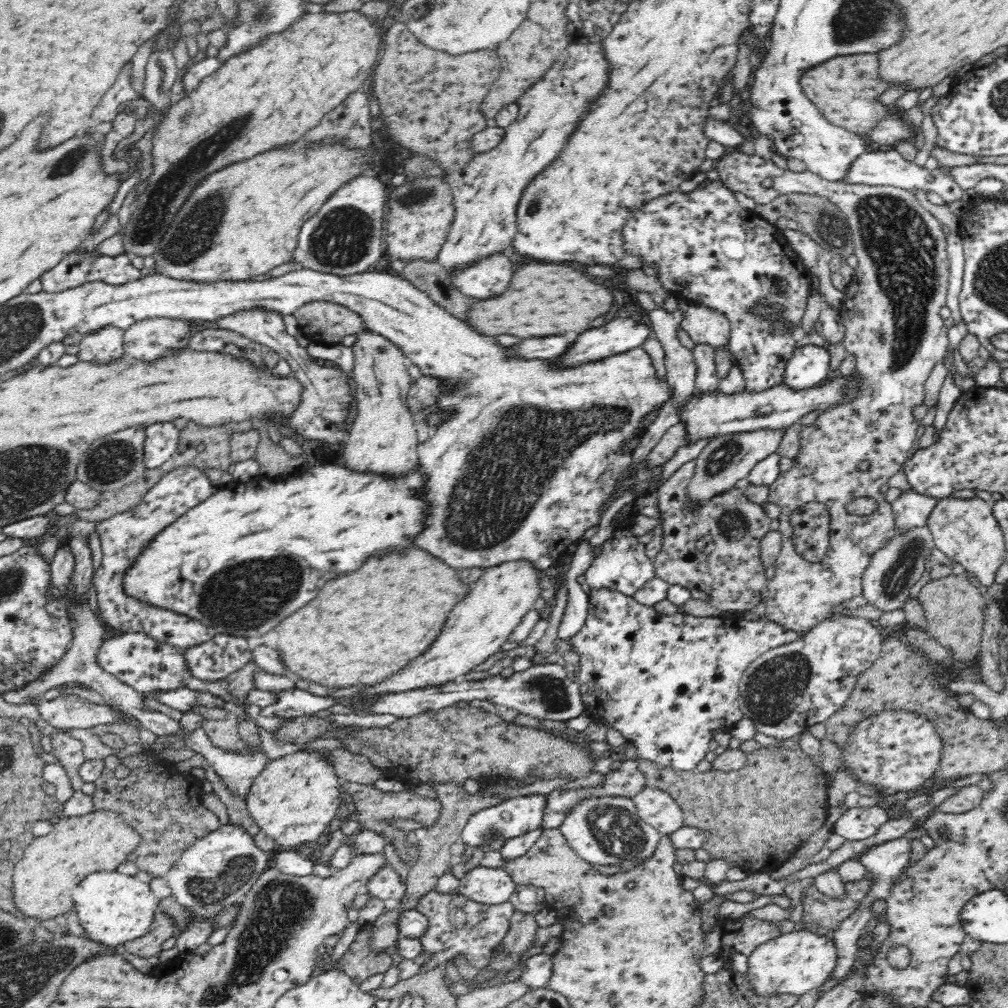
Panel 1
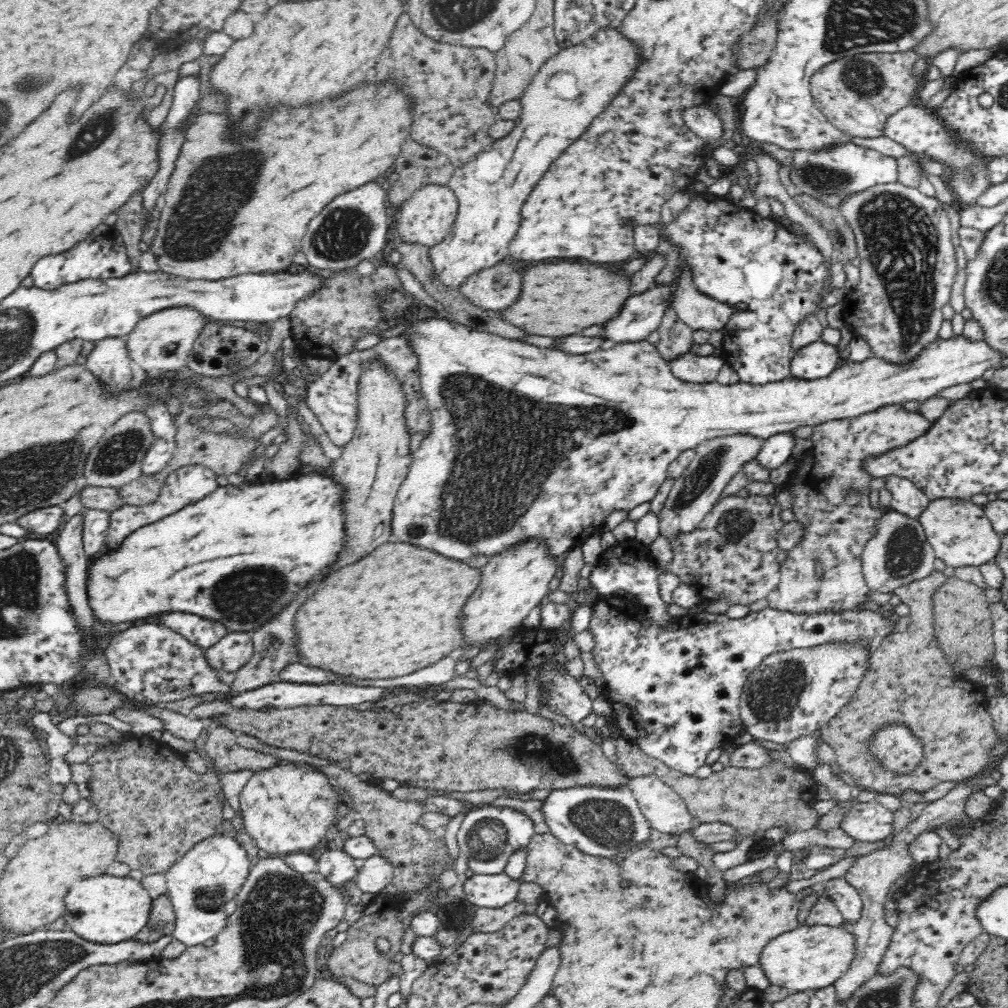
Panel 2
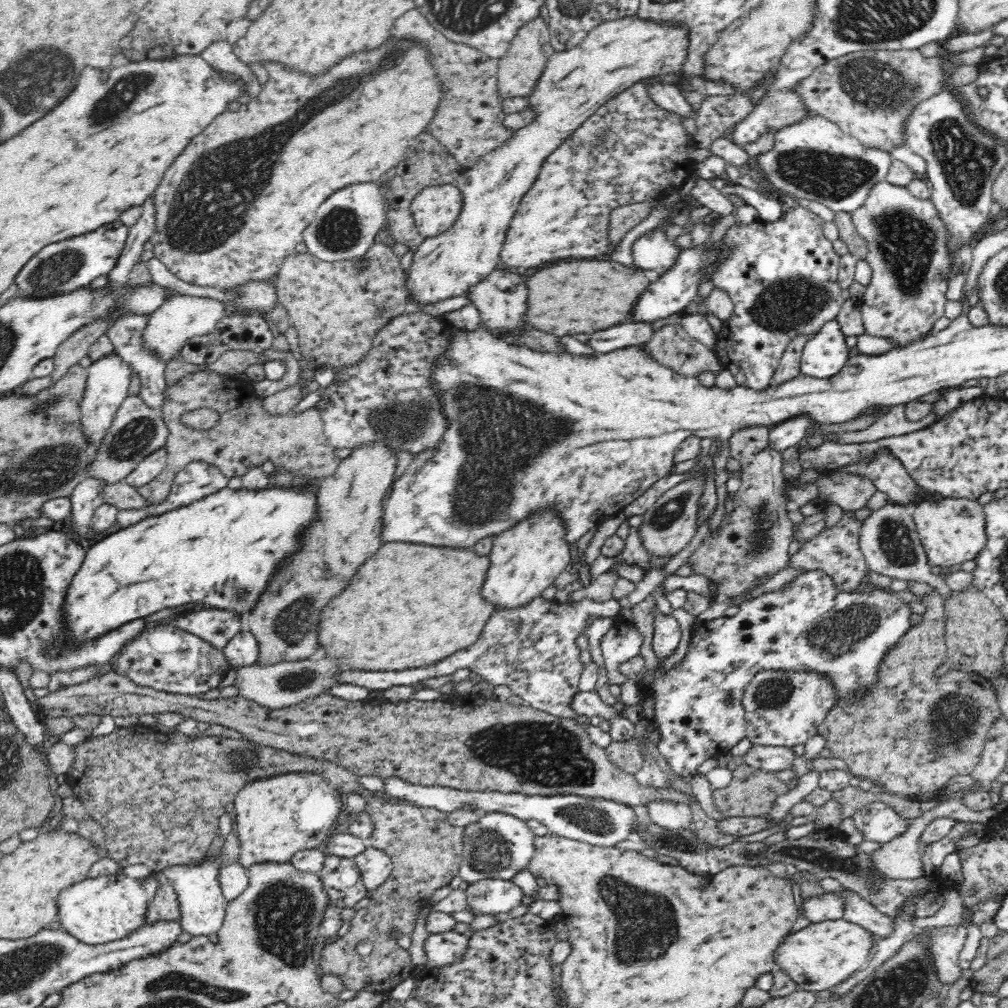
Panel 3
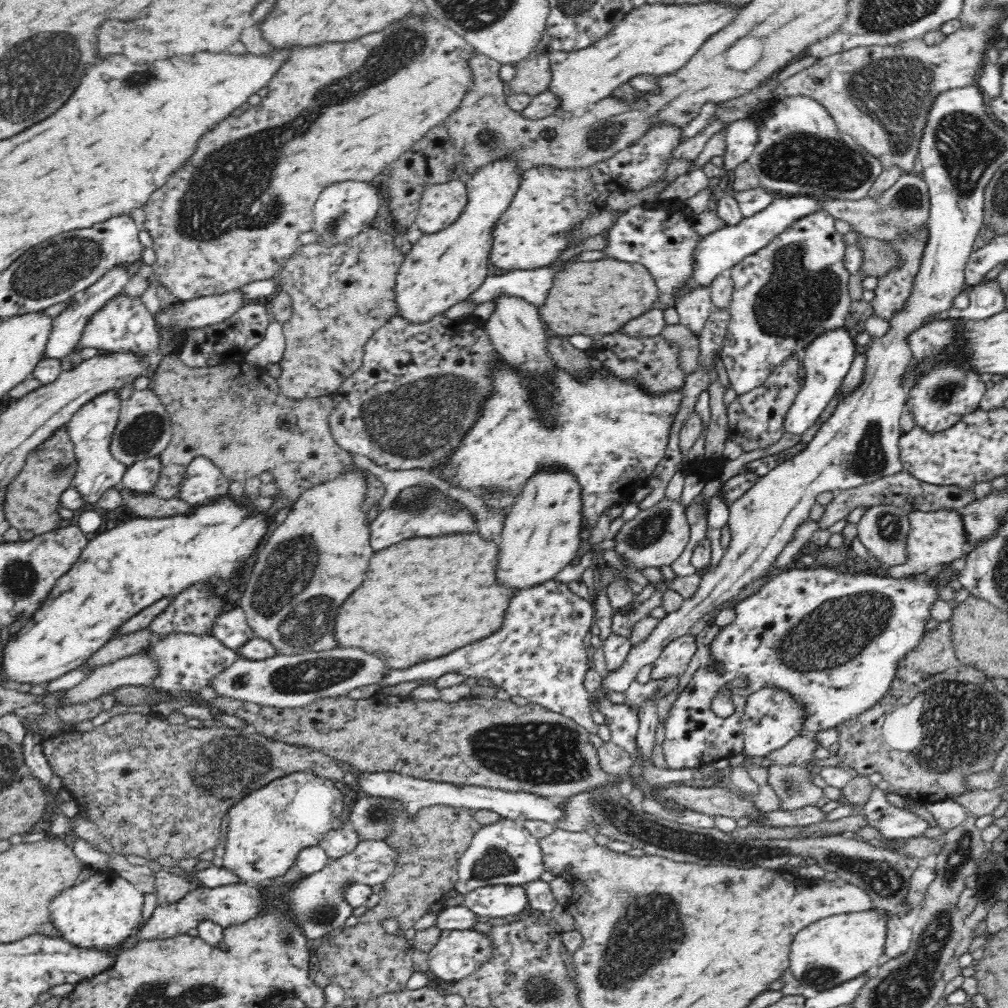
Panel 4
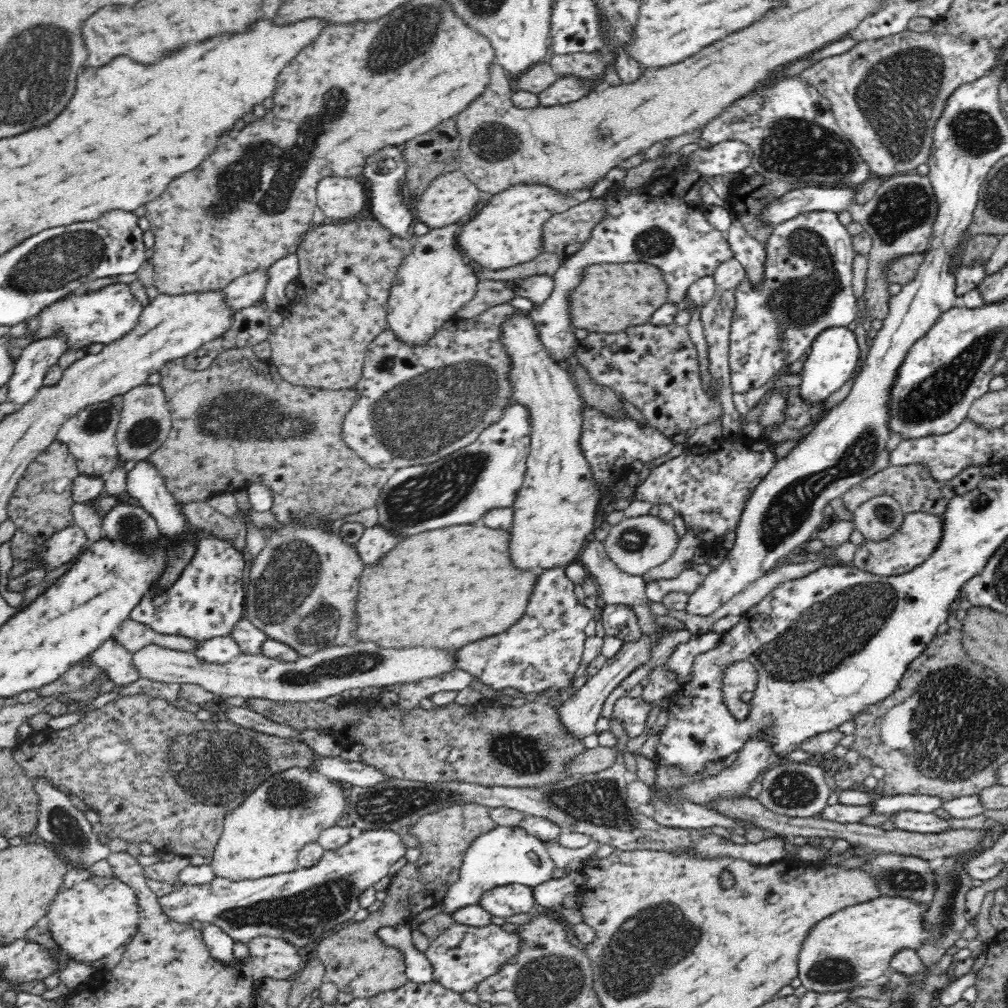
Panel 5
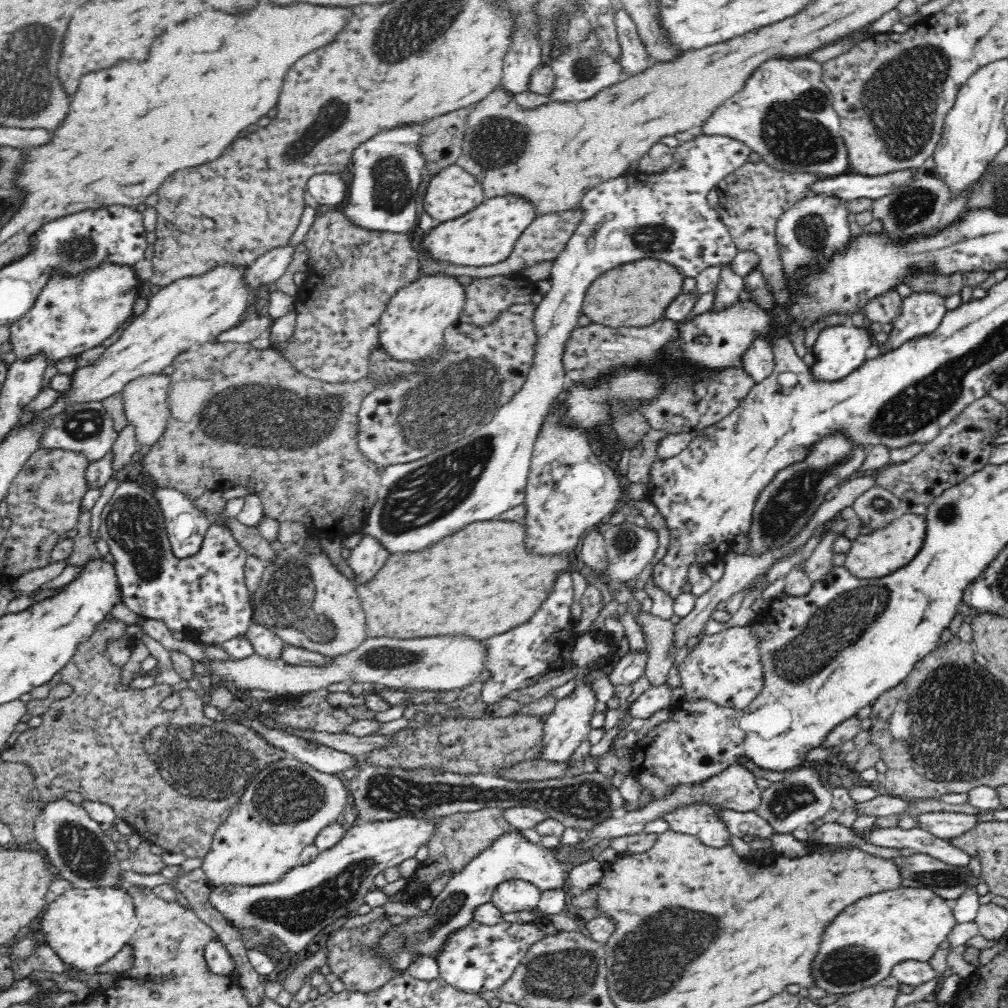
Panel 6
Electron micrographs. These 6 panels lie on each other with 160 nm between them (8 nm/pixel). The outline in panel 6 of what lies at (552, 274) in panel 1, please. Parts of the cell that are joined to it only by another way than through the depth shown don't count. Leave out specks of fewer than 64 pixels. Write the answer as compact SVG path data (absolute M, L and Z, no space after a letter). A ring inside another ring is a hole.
M642 259L626 263L596 278L584 298L581 314L586 314L590 323L604 326L642 327L654 324L662 318L666 306L682 293L684 277L676 267L656 259Z

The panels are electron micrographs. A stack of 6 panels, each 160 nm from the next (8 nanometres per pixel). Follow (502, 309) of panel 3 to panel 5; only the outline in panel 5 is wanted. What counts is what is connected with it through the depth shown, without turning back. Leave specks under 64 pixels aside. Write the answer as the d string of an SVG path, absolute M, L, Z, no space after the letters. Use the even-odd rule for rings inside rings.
M517 310L508 314L500 324L502 347L510 357L510 386L512 397L518 405L528 409L530 417L531 449L526 462L526 472L517 498L512 504L513 520L510 533L510 558L520 570L552 570L565 568L579 558L582 546L594 533L594 518L602 498L600 487L592 478L590 465L580 451L582 415L580 410L586 402L578 394L576 386L565 367L551 357L551 352L543 346L535 322L528 311Z

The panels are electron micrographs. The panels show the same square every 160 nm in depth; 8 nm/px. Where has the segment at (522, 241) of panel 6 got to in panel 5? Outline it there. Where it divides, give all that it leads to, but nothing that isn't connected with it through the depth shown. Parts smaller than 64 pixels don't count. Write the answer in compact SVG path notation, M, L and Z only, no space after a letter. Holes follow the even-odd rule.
M586 198L584 204L566 212L554 214L543 228L543 248L563 258L578 252L590 238L591 232L607 215L603 200Z

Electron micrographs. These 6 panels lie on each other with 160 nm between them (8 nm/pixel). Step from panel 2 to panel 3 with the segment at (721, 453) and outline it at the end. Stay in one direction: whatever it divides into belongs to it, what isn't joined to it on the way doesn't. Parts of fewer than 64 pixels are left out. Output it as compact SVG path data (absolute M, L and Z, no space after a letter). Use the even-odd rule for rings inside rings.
M697 459L695 466L686 472L690 477L682 480L674 487L667 490L661 497L657 499L652 507L643 514L643 523L638 529L642 536L642 544L650 555L660 557L676 555L686 546L690 545L692 539L698 530L698 510L700 508L700 500L708 478L708 470L701 460Z

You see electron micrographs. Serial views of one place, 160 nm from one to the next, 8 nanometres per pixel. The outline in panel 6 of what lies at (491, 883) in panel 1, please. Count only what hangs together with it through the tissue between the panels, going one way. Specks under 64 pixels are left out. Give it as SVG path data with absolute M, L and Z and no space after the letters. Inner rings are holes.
M509 880L496 887L491 896L491 903L498 907L502 914L532 912L537 909L541 892L530 882Z

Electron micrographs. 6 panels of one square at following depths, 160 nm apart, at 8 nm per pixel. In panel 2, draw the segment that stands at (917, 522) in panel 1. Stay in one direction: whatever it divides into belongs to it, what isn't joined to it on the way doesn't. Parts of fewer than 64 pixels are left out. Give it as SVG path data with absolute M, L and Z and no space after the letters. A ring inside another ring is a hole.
M897 476L887 477L885 486L892 495L888 509L912 520L919 520L920 515L931 501L914 483Z

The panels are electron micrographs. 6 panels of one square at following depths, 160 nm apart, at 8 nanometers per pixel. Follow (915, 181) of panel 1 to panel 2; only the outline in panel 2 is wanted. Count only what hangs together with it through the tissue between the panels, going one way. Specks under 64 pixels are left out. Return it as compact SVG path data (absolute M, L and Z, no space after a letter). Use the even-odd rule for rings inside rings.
M842 144L833 146L827 151L810 153L810 151L795 150L790 178L792 184L803 190L804 197L817 199L830 207L840 210L841 201L850 192L862 192L874 185L885 185L898 180L896 159L876 150Z

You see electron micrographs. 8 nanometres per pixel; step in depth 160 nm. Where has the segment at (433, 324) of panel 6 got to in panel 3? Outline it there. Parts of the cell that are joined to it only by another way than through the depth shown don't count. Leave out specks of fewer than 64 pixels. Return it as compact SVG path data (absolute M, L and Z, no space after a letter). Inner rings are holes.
M636 16L602 22L586 35L586 38L574 48L562 52L555 51L545 65L545 70L538 80L532 94L527 97L528 106L534 111L534 120L525 128L513 132L500 148L484 153L474 166L464 169L455 186L463 199L461 212L454 224L435 236L425 238L413 252L413 263L407 276L406 286L409 296L417 302L440 302L448 298L462 296L470 286L484 280L494 269L501 267L502 246L522 198L530 190L540 174L543 162L568 137L571 137L582 122L590 118L604 103L616 98L626 88L643 79L680 73L686 62L688 31L680 25L666 25L656 21L644 21Z

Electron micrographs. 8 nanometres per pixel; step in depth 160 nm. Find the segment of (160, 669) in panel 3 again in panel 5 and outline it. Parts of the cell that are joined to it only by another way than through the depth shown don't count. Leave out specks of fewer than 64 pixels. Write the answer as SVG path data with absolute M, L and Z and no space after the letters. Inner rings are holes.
M230 635L196 641L196 648L190 650L196 658L207 663L224 664L240 654L240 647Z

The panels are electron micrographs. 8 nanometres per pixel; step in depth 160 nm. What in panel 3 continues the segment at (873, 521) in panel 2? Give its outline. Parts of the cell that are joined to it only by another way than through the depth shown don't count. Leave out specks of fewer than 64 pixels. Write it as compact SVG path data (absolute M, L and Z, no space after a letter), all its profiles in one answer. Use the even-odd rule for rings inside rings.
M843 511L840 520L834 526L824 526L812 540L804 543L798 552L789 556L789 566L798 569L798 574L788 584L792 584L806 572L822 571L833 579L834 587L839 594L856 594L869 575L865 557L859 546L862 523L863 520L857 519L855 511Z

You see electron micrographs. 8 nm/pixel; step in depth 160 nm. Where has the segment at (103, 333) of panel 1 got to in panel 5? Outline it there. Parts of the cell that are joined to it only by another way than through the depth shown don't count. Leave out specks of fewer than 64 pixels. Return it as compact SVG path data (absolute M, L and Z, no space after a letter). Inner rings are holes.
M110 400L98 402L82 409L59 428L56 439L66 444L76 457L78 475L102 477L102 480L106 480L107 474L116 467L122 467L128 472L135 466L134 460L123 460L116 448L115 436L119 425L119 412L120 409Z

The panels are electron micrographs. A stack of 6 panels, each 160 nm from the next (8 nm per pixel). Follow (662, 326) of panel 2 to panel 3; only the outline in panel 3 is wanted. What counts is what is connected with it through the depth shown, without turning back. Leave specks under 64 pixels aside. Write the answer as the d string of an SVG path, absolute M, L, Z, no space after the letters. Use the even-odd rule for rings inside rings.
M681 325L662 327L644 345L660 364L671 368L678 374L696 377L696 374L700 374L702 370L711 370L718 373L722 369L721 362L714 350L693 340Z

